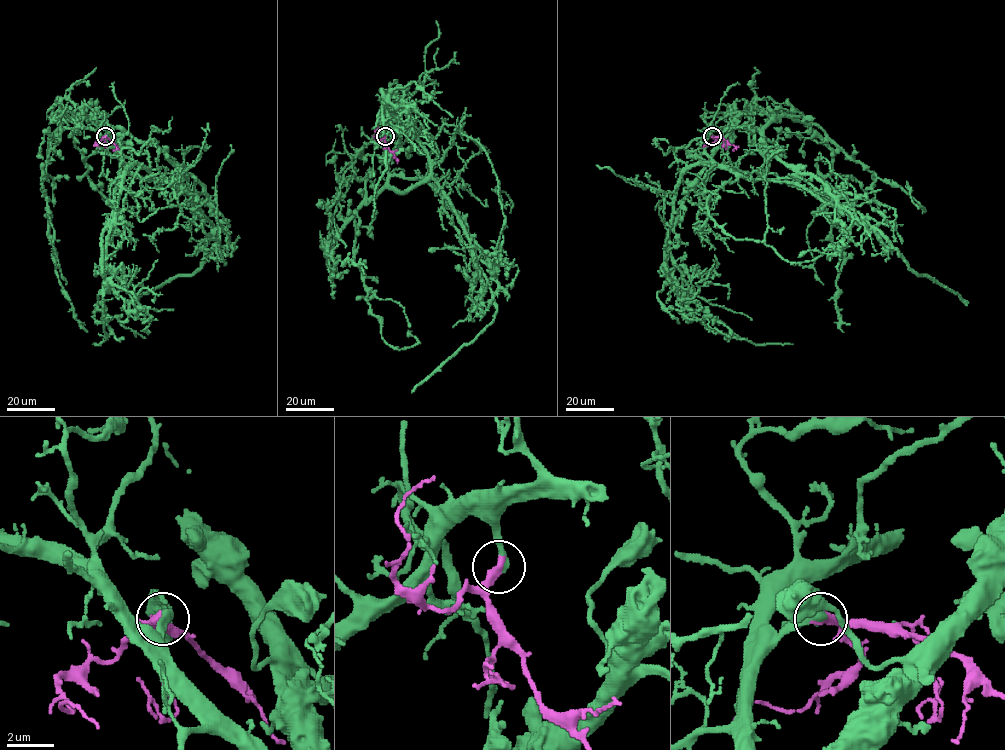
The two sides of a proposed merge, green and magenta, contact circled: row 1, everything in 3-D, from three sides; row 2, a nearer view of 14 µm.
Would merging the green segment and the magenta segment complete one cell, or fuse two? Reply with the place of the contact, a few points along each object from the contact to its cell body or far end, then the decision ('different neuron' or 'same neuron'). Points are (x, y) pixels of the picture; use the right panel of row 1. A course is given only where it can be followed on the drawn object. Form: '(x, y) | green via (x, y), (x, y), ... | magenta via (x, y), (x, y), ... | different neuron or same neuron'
(712, 136) | green via (712, 136), (704, 150), (717, 164), (754, 179), (807, 188), (874, 226), (916, 274), (968, 303) | magenta via (712, 136), (725, 139), (735, 146), (733, 150) | same neuron

